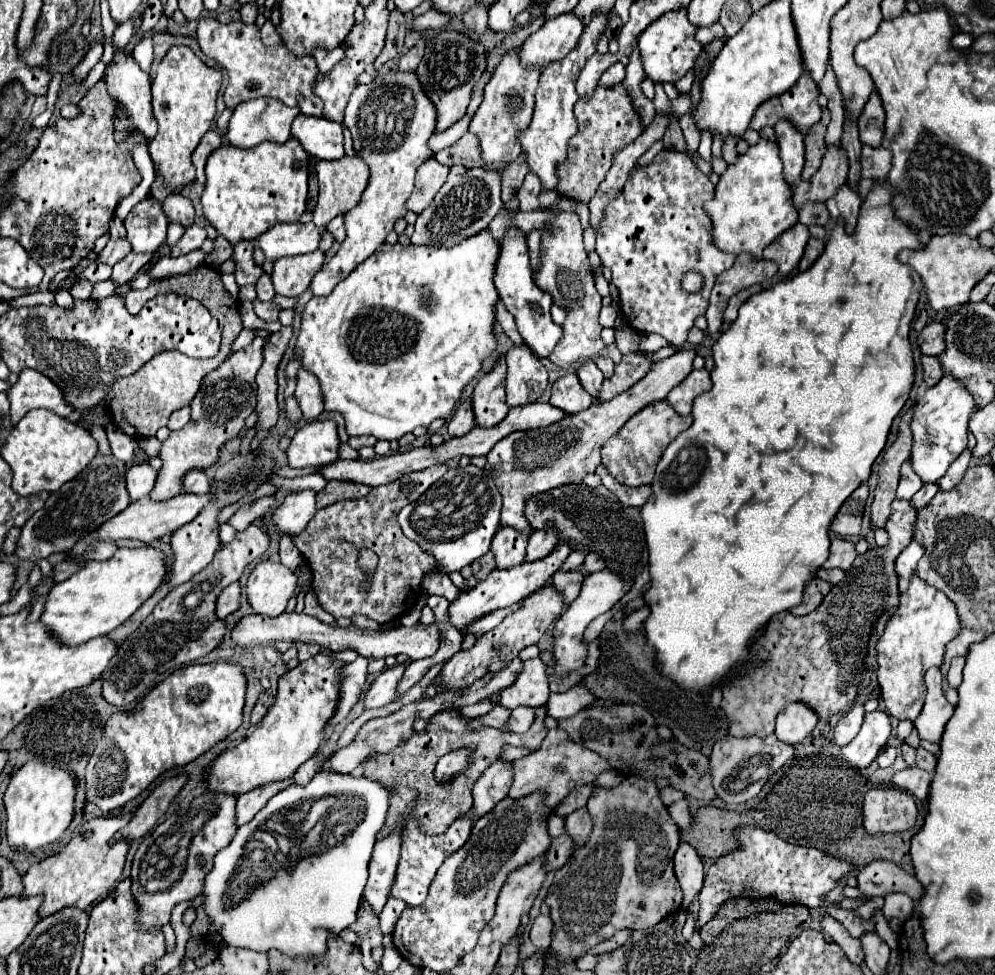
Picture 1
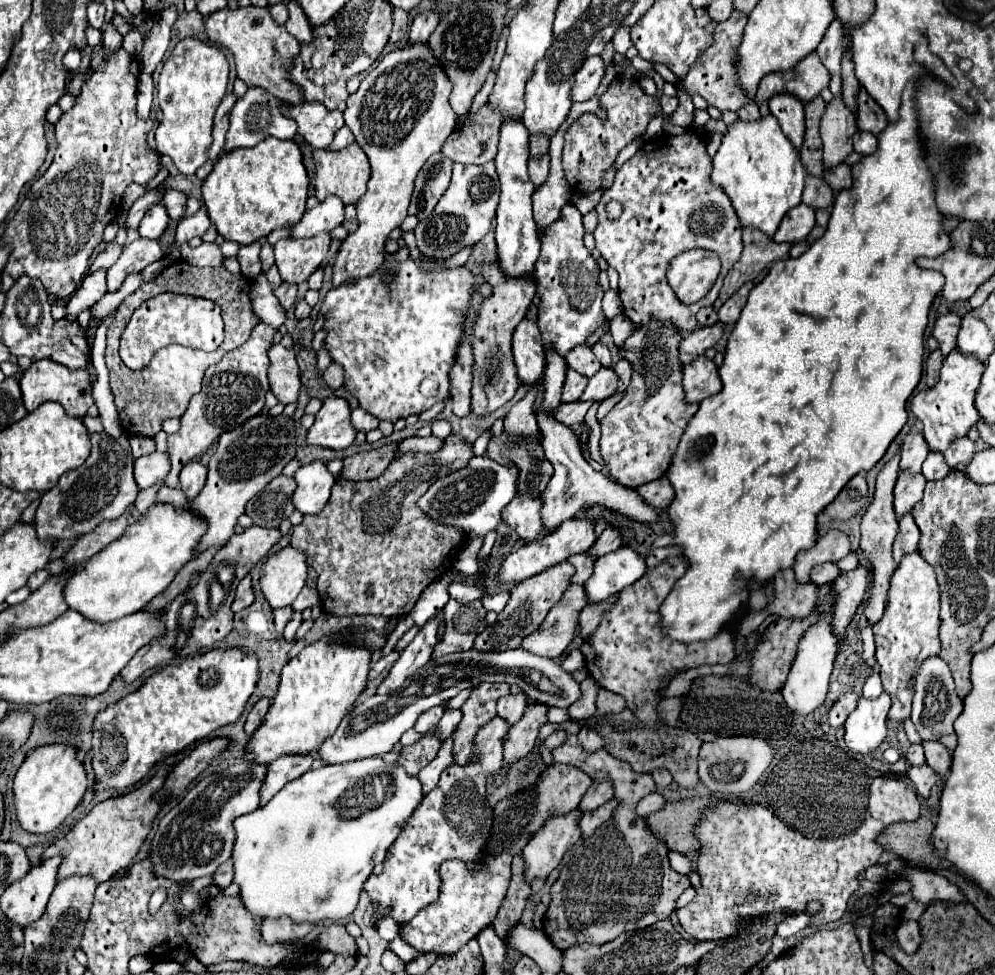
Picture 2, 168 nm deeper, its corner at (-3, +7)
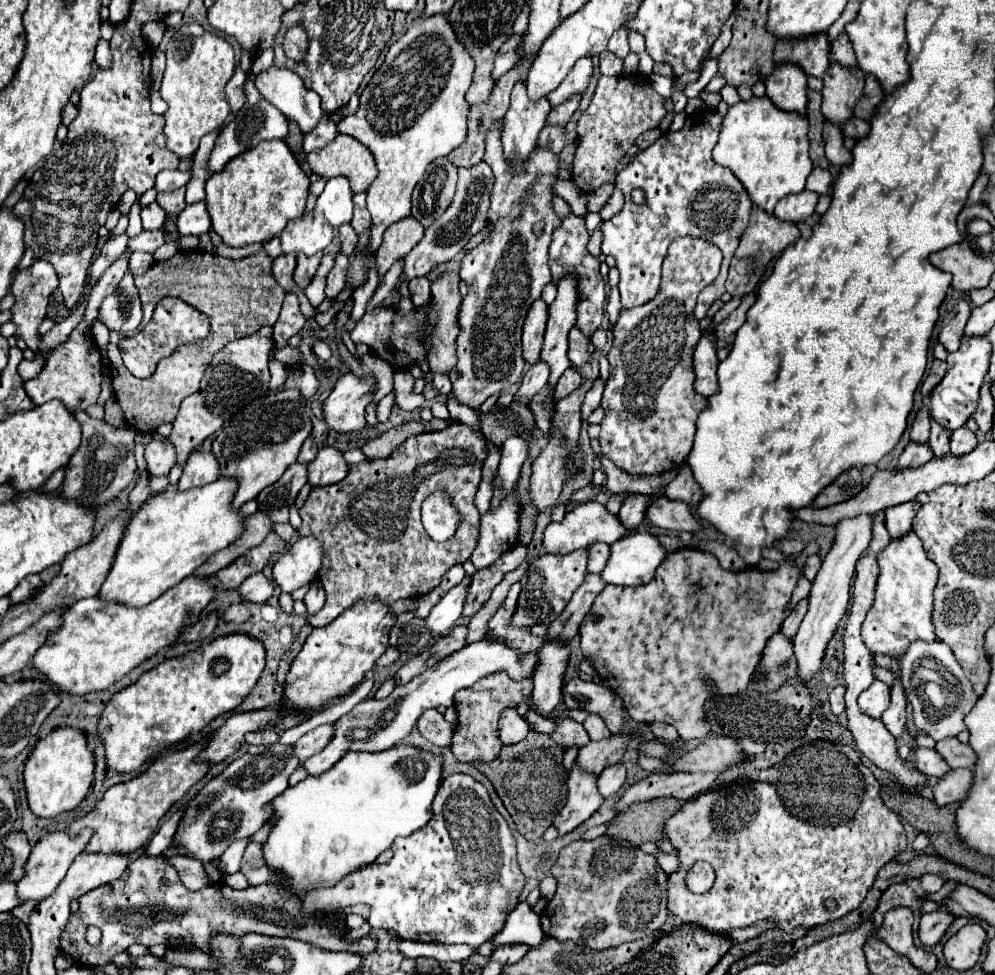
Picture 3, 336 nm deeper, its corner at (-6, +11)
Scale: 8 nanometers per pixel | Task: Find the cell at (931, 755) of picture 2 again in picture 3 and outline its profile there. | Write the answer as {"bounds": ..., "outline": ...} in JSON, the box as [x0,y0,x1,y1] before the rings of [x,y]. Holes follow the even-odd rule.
{"bounds":[935,738,977,768],"outline":[[[957,738],[939,740],[935,750],[945,758],[951,768],[973,768],[977,762],[977,754],[971,746],[961,744]]]}

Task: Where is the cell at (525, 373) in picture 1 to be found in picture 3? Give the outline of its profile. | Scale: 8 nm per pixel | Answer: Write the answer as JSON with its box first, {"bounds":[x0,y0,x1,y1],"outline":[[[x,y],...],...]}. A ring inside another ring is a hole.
{"bounds":[523,298,547,364],"outline":[[[539,298],[529,308],[529,314],[523,326],[523,358],[529,364],[535,364],[539,360],[543,334],[545,334],[545,322],[547,322],[547,304]]]}

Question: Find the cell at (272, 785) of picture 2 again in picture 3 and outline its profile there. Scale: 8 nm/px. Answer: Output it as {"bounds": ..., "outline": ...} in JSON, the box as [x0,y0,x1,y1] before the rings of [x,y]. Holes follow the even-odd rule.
{"bounds":[293,724,333,762],"outline":[[[323,724],[323,726],[317,726],[315,730],[307,732],[305,736],[299,738],[299,742],[293,744],[293,750],[295,750],[295,756],[305,762],[309,756],[321,752],[329,740],[331,740],[331,734],[333,734],[333,724]]]}

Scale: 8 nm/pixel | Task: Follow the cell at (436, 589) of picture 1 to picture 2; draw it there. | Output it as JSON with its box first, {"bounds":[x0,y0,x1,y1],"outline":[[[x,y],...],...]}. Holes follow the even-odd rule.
{"bounds":[450,584,480,602],"outline":[[[450,584],[450,598],[458,600],[458,602],[472,602],[476,598],[480,598],[480,590],[478,586],[472,584]]]}

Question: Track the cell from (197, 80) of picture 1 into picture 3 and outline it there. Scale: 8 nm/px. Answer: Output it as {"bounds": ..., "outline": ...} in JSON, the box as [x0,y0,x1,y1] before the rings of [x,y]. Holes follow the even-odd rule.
{"bounds":[161,24,233,158],"outline":[[[183,24],[167,44],[167,68],[161,84],[161,98],[169,110],[165,114],[167,148],[179,158],[195,154],[199,140],[219,128],[231,112],[225,98],[225,84],[233,76],[233,48],[221,36],[207,32],[201,24]]]}

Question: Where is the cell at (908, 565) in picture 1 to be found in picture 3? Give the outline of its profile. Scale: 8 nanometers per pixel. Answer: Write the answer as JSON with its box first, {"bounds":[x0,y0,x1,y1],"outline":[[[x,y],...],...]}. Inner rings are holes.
{"bounds":[885,500,921,538],"outline":[[[911,500],[885,510],[885,526],[889,528],[891,538],[899,538],[901,534],[911,532],[911,522],[919,508],[921,504],[917,500]]]}

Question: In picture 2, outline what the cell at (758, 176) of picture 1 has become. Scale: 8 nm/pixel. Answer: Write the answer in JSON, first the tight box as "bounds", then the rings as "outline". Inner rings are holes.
{"bounds":[712,114,806,238],"outline":[[[772,114],[756,122],[738,120],[728,126],[728,134],[722,138],[712,162],[712,182],[730,198],[742,228],[752,226],[772,238],[786,212],[800,204],[806,178],[800,154]]]}

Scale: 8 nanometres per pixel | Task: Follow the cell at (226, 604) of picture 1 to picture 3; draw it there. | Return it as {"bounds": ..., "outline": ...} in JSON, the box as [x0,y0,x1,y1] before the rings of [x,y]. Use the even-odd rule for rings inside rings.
{"bounds":[239,572,273,604],"outline":[[[263,572],[251,574],[241,586],[239,592],[243,596],[243,600],[247,602],[255,602],[255,604],[265,604],[271,596],[273,596],[273,586],[271,582],[265,578]]]}

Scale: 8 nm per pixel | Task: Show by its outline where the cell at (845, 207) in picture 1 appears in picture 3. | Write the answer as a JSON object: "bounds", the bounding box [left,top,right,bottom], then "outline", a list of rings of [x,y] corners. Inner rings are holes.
{"bounds":[823,120,851,166],"outline":[[[825,120],[823,138],[825,138],[825,154],[831,164],[843,166],[843,164],[851,162],[851,152],[843,146],[843,132],[837,124]]]}

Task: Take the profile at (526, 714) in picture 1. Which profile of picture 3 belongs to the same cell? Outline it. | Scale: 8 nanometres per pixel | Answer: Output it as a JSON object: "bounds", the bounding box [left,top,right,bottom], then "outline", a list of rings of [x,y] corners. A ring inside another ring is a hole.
{"bounds":[305,774,525,946],"outline":[[[453,774],[443,780],[439,794],[433,802],[433,818],[427,826],[411,836],[393,842],[393,858],[387,864],[371,864],[345,876],[333,888],[311,890],[305,894],[305,914],[335,912],[353,904],[369,904],[369,924],[395,932],[399,938],[415,942],[441,942],[441,944],[469,944],[479,946],[493,938],[505,918],[519,904],[519,894],[525,886],[525,876],[517,864],[515,838],[505,818],[493,806],[483,784],[467,774]]]}

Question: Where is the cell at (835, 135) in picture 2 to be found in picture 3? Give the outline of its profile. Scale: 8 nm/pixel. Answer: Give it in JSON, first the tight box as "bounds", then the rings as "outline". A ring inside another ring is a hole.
{"bounds":[823,62,865,126],"outline":[[[831,62],[829,70],[823,74],[823,116],[841,126],[847,118],[853,116],[853,106],[863,94],[863,84],[865,74],[859,68],[851,70],[839,62]]]}

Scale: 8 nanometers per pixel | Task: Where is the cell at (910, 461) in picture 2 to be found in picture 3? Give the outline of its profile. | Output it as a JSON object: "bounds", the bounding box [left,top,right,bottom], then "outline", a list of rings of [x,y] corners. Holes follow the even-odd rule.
{"bounds":[911,406,931,442],"outline":[[[923,406],[913,420],[913,428],[911,428],[913,442],[927,442],[929,440],[929,420],[931,420],[929,406]]]}

